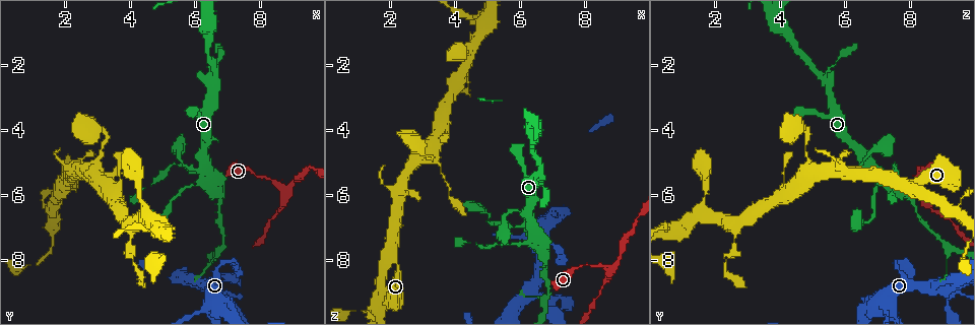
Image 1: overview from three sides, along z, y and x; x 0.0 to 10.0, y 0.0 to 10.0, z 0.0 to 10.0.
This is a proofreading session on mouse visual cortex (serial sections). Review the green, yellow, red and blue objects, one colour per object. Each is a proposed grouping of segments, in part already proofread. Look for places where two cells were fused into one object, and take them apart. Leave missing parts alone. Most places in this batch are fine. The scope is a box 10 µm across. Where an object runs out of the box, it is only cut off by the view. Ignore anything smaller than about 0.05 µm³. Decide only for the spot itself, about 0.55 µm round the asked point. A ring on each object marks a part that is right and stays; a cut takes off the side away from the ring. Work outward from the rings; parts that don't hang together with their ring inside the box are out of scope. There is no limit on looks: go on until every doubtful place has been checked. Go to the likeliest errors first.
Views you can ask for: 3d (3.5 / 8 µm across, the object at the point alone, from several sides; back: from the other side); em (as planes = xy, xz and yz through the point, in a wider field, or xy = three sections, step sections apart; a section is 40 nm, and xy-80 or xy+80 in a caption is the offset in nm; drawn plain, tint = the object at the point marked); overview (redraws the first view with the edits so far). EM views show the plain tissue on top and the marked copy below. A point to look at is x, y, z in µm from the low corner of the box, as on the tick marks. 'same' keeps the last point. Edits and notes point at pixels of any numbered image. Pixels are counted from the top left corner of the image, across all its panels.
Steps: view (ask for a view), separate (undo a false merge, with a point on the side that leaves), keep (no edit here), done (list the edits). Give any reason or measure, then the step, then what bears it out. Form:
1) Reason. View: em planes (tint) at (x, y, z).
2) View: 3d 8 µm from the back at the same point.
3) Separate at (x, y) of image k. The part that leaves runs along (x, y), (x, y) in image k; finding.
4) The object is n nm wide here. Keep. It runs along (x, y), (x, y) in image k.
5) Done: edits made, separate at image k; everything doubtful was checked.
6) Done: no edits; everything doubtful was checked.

View: 3d 8 µm at (6.45, 8.85, 8.90).

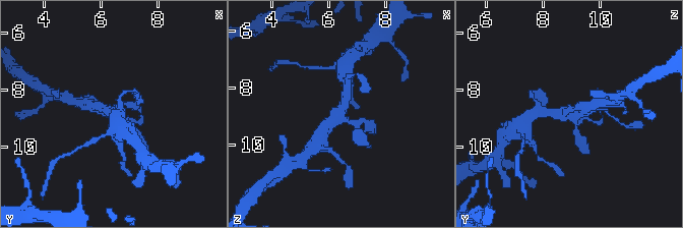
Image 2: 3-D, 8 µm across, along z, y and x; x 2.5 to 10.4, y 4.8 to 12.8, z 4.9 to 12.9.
Closer look. View: 3d 3.5 µm at the same point.

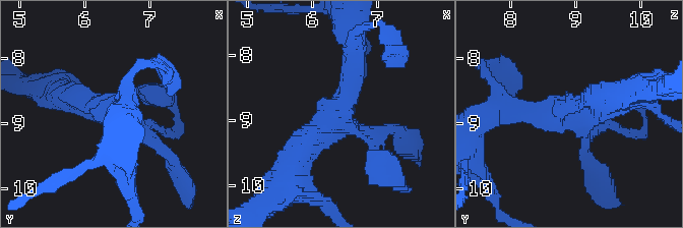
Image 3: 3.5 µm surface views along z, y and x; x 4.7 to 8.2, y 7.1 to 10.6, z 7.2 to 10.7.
4 arms meet here; the arms are 150, 150, 300, 300 nm wide; shape alone is not enough. View: em xy step 2 (tint) at (6.55, 8.90, 8.85).

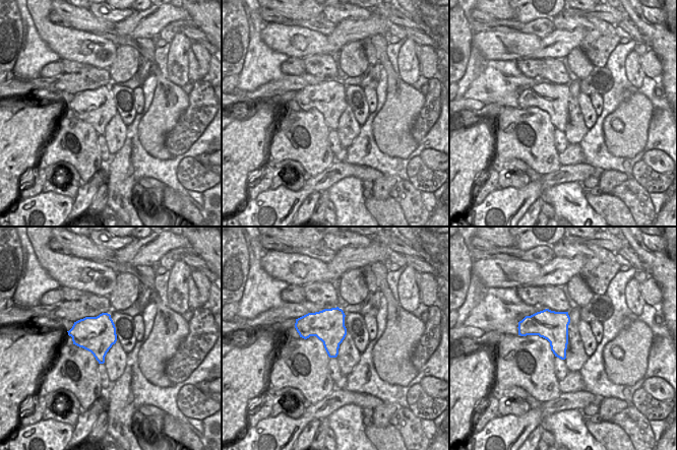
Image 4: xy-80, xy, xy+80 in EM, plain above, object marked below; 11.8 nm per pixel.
The object is 380 nm wide here. Keep. It runs along (351, 46), (345, 114), (295, 155) in image 3; continuous, no second cell.

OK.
Three-way junction. View: 3d 8 µm at (8.75, 5.85, 8.25).

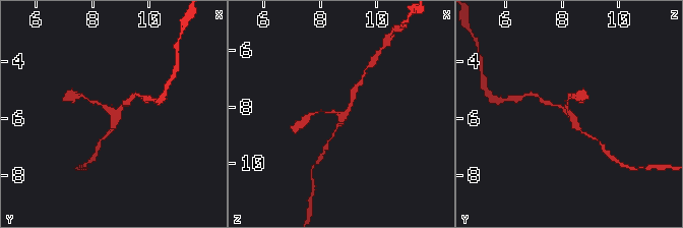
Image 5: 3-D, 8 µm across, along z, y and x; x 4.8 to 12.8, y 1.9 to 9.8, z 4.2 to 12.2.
Closer look. View: 3d 3.5 µm at the same point.

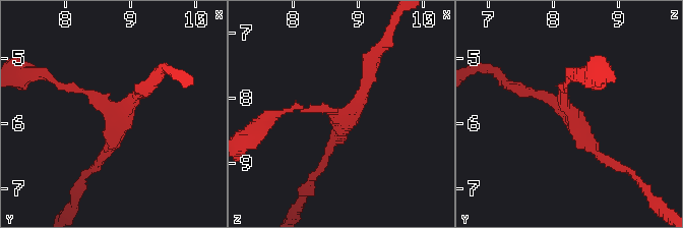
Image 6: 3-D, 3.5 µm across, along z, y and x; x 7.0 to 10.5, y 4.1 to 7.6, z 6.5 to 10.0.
View: em xy step 3 (tint) at (8.80, 5.85, 8.30).

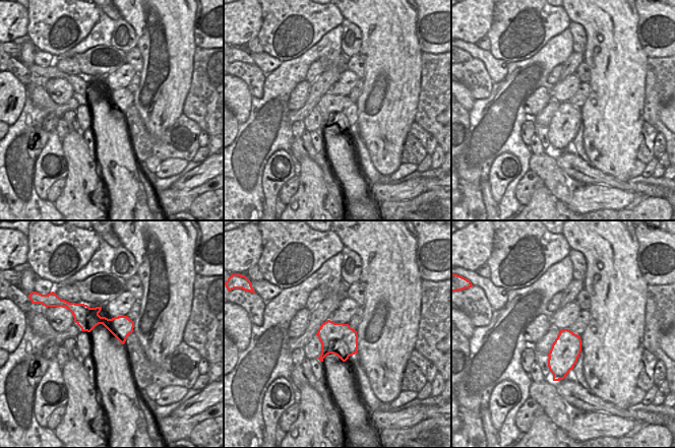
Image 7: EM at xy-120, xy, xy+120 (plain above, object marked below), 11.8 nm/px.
The arms are 100, 150, 200 nm wide. Keep. It runs along (286, 112), (298, 106), (345, 117), (370, 67) in image 6; all the same cell.

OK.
Small branch off a trunk. View: 3d 3.5 µm at (6.40, 5.35, 7.15).

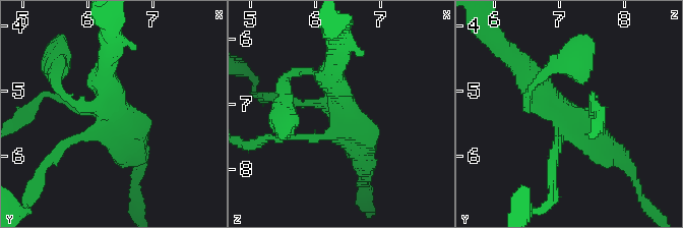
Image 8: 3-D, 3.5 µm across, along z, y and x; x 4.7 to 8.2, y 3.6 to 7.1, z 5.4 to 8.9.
Need the tissue. View: em xy step 5 (tint) at (6.40, 5.30, 7.10).

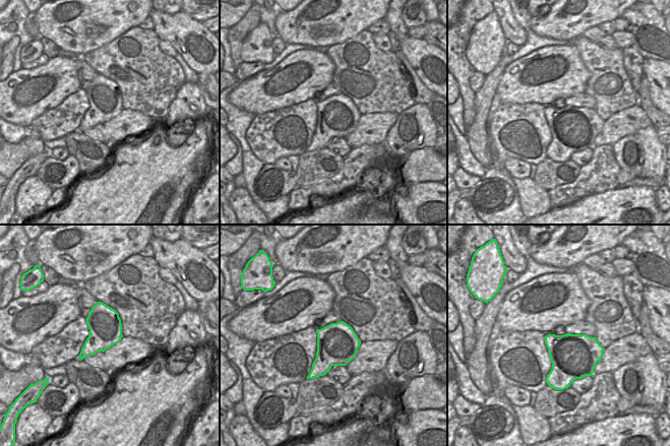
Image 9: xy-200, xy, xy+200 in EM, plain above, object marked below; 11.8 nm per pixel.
Keep. It runs along (518, 63), (560, 111), (612, 151) in image 8; continuous, no second cell.

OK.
Done: no edits; everything doubtful was checked.

